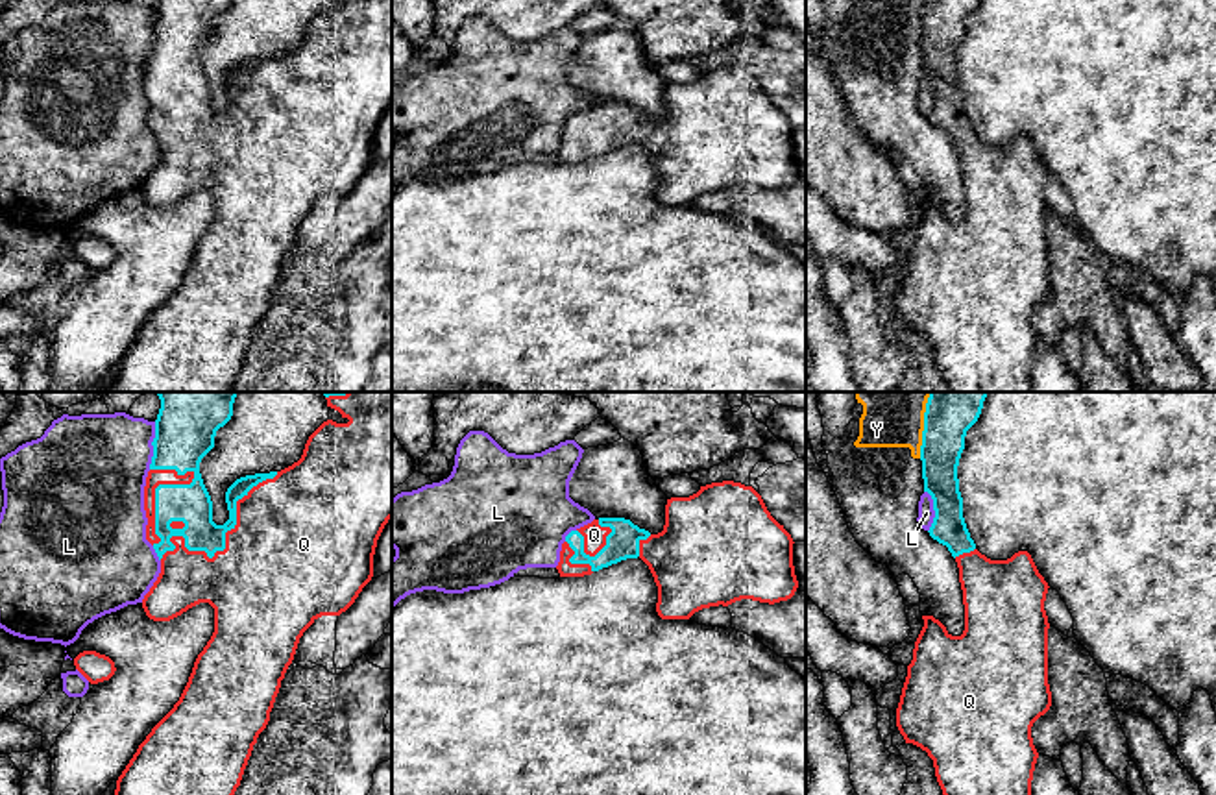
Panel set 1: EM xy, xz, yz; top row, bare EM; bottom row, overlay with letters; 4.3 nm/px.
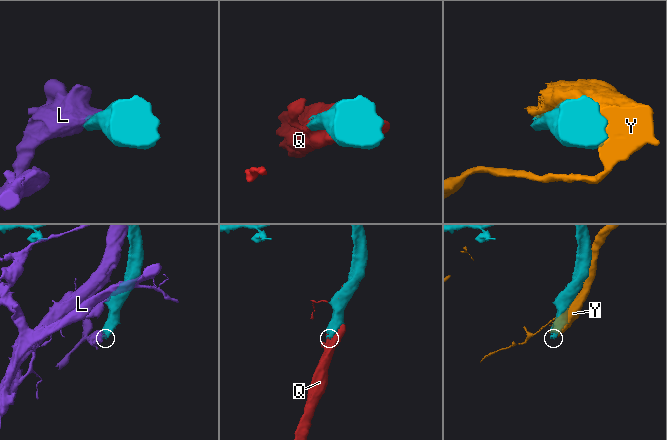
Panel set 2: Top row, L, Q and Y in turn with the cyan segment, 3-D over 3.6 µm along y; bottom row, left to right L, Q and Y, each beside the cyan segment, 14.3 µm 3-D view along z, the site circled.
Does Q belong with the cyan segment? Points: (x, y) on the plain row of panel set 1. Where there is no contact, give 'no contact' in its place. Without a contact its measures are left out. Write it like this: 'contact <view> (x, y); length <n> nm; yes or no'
contact xy (224, 132); length 650 nm; yes

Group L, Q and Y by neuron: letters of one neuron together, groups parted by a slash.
L / Q / Y

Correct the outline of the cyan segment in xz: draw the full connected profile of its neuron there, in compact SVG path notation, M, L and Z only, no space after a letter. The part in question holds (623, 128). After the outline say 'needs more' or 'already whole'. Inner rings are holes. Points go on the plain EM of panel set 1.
M734 67L711 68L689 83L671 83L658 120L625 104L599 104L565 122L556 152L560 163L584 163L626 144L641 144L658 172L662 205L689 205L710 192L741 185L780 189L795 181L793 124L767 96L761 81Z | needs more

